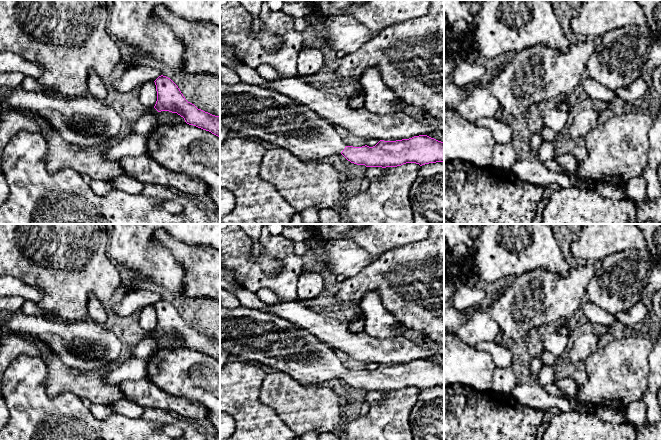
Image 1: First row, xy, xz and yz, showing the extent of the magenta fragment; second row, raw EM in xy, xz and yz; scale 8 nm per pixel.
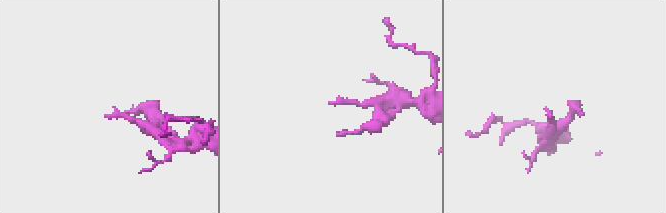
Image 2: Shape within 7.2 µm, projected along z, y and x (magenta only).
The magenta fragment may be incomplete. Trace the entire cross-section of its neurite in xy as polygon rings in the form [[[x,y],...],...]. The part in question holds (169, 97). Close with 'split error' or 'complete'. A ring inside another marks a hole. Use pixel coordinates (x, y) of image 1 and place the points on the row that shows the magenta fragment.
[[[159,76],[155,81],[157,101],[154,108],[158,111],[177,113],[189,125],[209,131],[220,138],[220,117],[212,115],[188,102],[178,86],[168,77]]]; complete

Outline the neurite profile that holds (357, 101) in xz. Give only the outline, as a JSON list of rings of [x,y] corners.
[[[358,86],[353,93],[353,96],[348,100],[348,105],[352,109],[360,109],[364,107],[365,93]]]

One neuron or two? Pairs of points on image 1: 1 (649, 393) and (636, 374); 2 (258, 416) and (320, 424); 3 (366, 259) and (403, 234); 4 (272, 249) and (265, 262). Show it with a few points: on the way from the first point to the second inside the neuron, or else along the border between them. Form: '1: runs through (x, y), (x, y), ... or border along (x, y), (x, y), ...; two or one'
1: border along (649, 366), (648, 384), (641, 398); two
2: border along (263, 404), (270, 407), (291, 429); two
3: border along (353, 241), (361, 245), (372, 256), (379, 256); two
4: border along (253, 240), (252, 257), (266, 273), (276, 275); two

